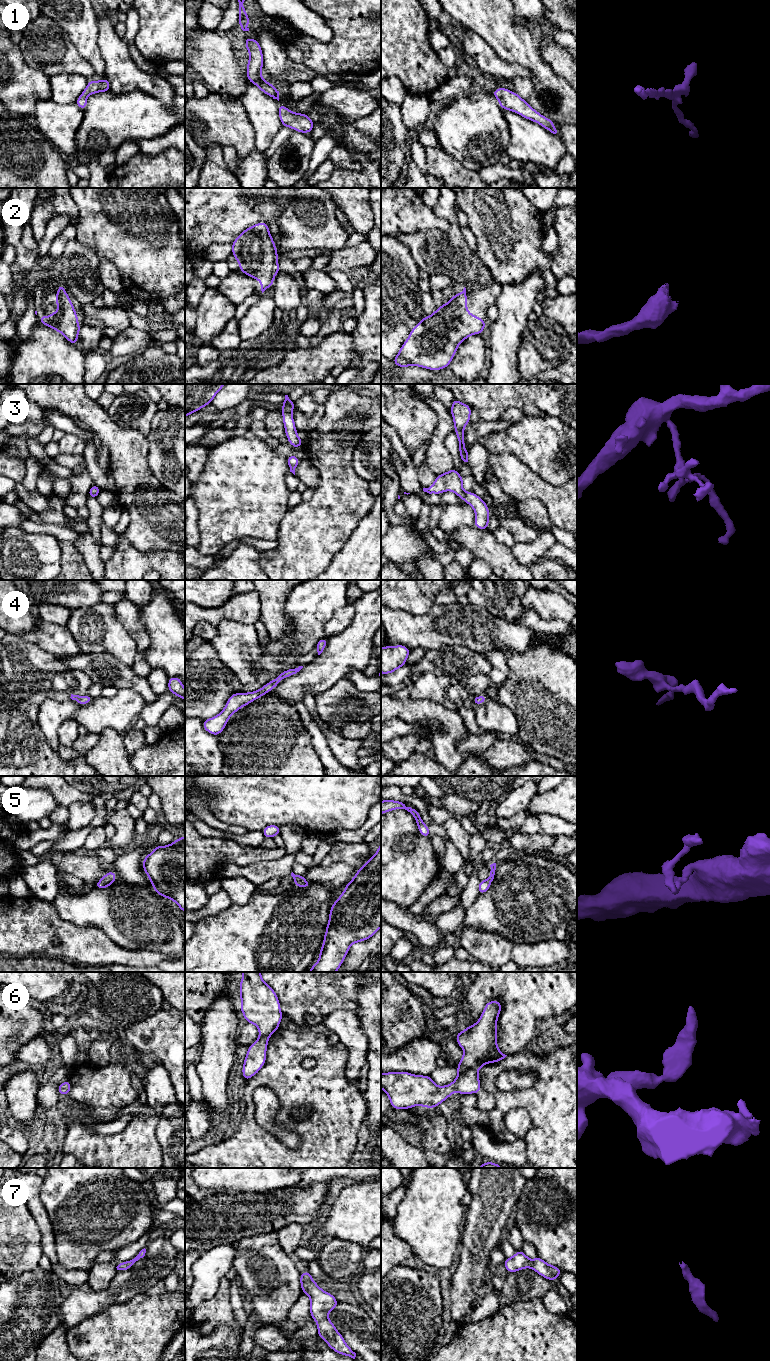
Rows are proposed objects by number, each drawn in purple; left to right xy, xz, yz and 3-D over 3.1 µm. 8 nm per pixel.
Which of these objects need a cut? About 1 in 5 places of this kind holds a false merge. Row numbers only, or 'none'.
none

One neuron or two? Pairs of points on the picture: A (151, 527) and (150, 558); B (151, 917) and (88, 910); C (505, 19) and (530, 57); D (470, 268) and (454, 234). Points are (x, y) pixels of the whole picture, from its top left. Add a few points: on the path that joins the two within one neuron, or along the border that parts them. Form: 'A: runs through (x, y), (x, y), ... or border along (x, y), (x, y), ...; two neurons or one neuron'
A: border along (129, 540), (141, 552), (174, 551); two neurons
B: runs through (135, 917), (120, 910), (104, 910); one neuron
C: runs through (505, 28), (505, 32), (521, 48); one neuron
D: runs through (462, 260), (454, 249), (454, 242); one neuron

